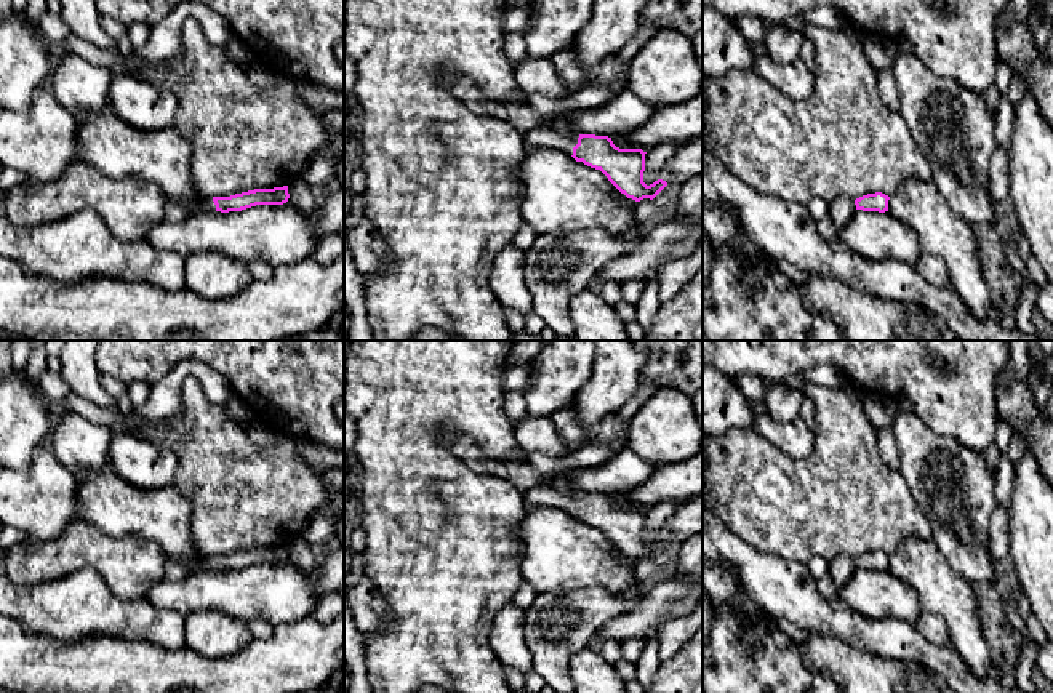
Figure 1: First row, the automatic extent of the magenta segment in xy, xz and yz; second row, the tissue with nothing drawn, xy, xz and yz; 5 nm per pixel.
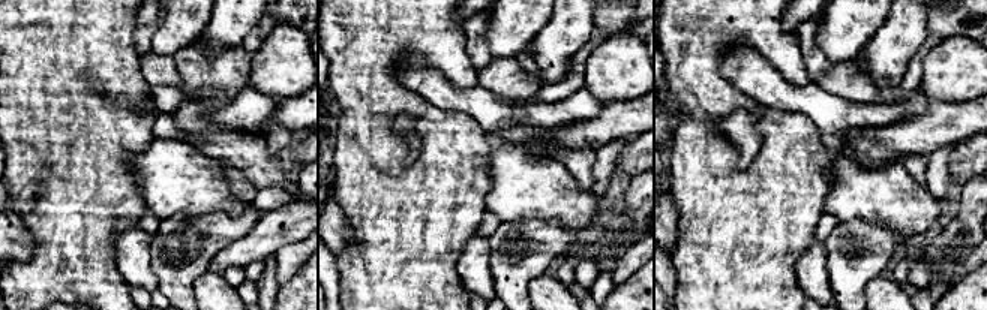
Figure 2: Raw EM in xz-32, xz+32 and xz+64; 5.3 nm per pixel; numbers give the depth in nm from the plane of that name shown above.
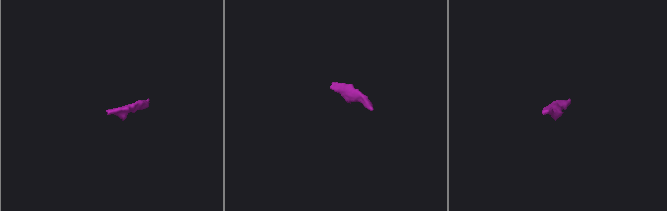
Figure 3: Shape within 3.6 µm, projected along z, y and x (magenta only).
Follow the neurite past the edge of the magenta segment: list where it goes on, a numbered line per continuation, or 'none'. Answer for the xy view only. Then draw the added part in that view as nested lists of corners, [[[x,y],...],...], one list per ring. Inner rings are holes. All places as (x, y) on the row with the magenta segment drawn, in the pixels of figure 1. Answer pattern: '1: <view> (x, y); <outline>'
1: xy (205, 205); [[[213,197],[202,198],[194,208],[190,208],[189,213],[197,214],[197,213],[213,213],[216,211],[216,205],[213,202]]]

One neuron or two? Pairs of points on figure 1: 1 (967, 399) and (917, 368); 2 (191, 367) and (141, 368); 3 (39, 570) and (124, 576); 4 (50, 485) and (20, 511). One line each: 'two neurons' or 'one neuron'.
1: one neuron
2: two neurons
3: one neuron
4: one neuron

